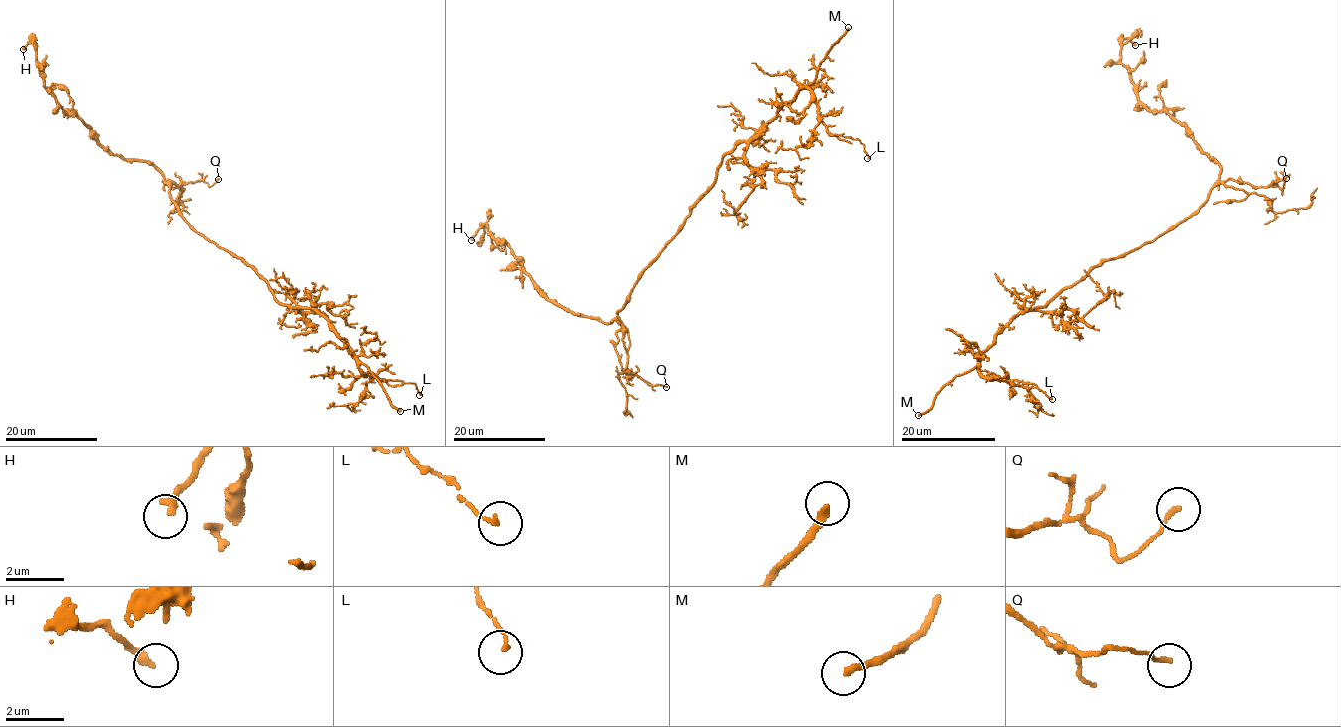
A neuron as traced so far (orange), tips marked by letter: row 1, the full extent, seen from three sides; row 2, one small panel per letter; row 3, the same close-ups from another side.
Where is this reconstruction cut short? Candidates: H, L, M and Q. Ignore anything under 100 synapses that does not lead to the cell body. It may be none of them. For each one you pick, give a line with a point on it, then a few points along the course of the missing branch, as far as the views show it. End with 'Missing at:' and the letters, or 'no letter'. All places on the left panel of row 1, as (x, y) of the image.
M: place (400, 411); course (400, 411), (401, 427), (396, 432), (360, 434), (354, 442)
Missing at: M

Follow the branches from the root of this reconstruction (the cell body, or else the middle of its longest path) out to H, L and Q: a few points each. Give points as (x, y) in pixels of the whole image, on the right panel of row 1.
H: (1141, 246), (1199, 208), (1220, 166), (1184, 126), (1139, 100), (1120, 61), (1120, 41), (1135, 45)
L: (1141, 246), (1103, 260), (1045, 306), (1023, 309), (981, 355), (983, 375), (1018, 380), (1052, 399)
Q: (1141, 246), (1190, 218), (1224, 181), (1233, 179), (1267, 187), (1280, 180), (1284, 186), (1286, 178)

